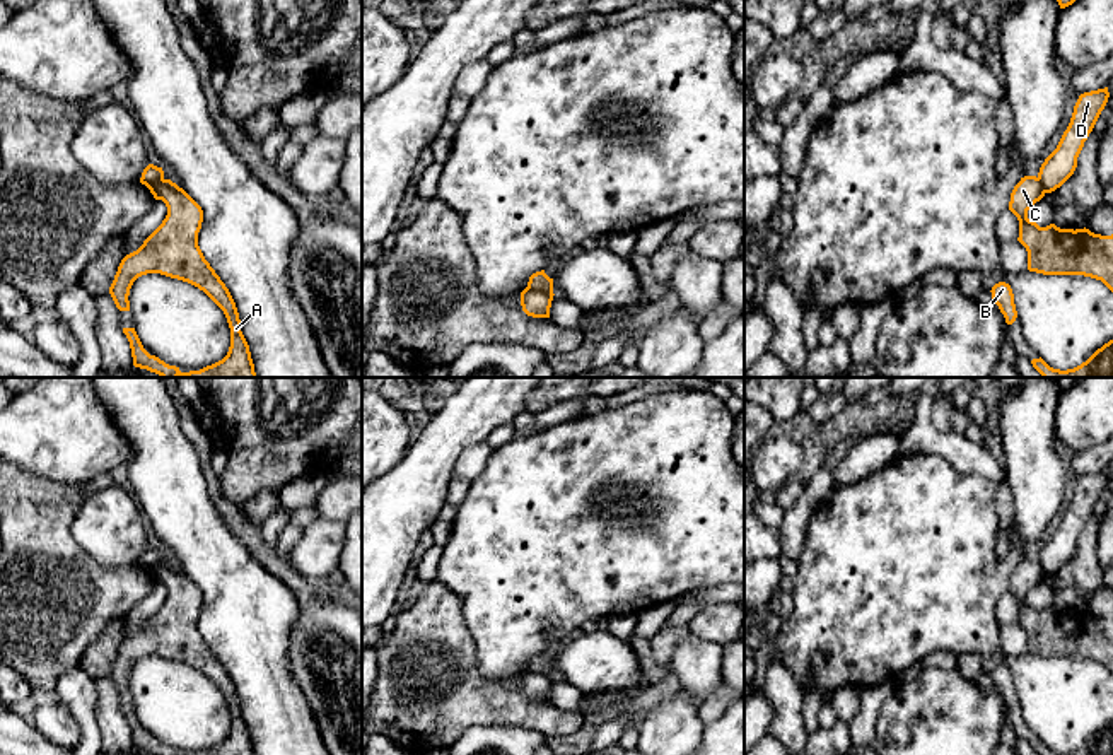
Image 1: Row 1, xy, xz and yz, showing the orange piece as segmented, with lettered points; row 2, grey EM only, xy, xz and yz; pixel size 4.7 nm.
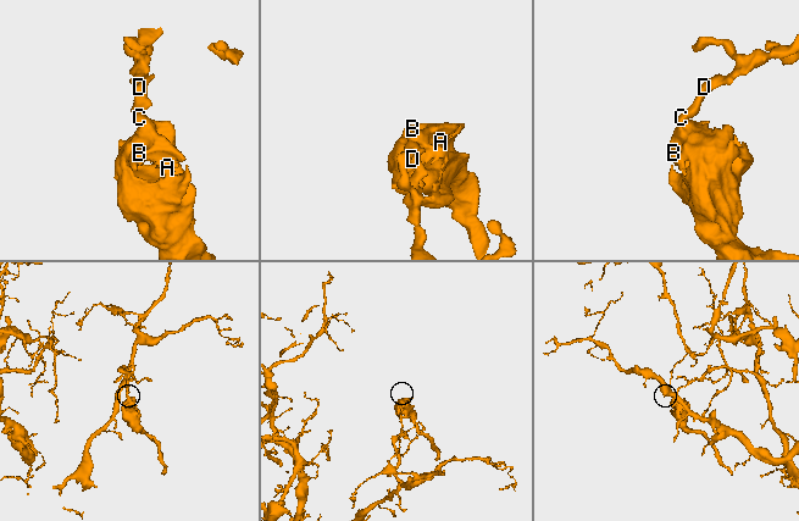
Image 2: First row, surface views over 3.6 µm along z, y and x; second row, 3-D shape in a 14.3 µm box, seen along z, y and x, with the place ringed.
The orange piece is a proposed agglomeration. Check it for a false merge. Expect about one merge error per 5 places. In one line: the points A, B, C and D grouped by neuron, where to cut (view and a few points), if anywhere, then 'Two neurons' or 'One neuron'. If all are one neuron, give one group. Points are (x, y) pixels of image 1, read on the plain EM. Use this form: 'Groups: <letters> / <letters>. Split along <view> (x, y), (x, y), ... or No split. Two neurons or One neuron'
Groups: A B C / D. Split along xz (528, 668), (552, 675). Two neurons

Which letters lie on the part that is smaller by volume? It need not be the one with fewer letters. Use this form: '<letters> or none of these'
A, B, C

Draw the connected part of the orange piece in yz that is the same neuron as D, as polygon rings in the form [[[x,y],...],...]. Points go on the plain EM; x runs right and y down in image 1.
[[[1108,470],[1079,478],[1070,506],[1063,514],[1057,531],[1040,550],[1038,562],[1041,564],[1045,576],[1055,574],[1074,557],[1077,550],[1077,540],[1101,494],[1104,492],[1108,480]]]

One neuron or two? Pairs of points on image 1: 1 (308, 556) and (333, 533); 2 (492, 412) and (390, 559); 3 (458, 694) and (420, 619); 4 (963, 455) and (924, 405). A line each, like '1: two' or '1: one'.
1: one
2: one
3: one
4: one

